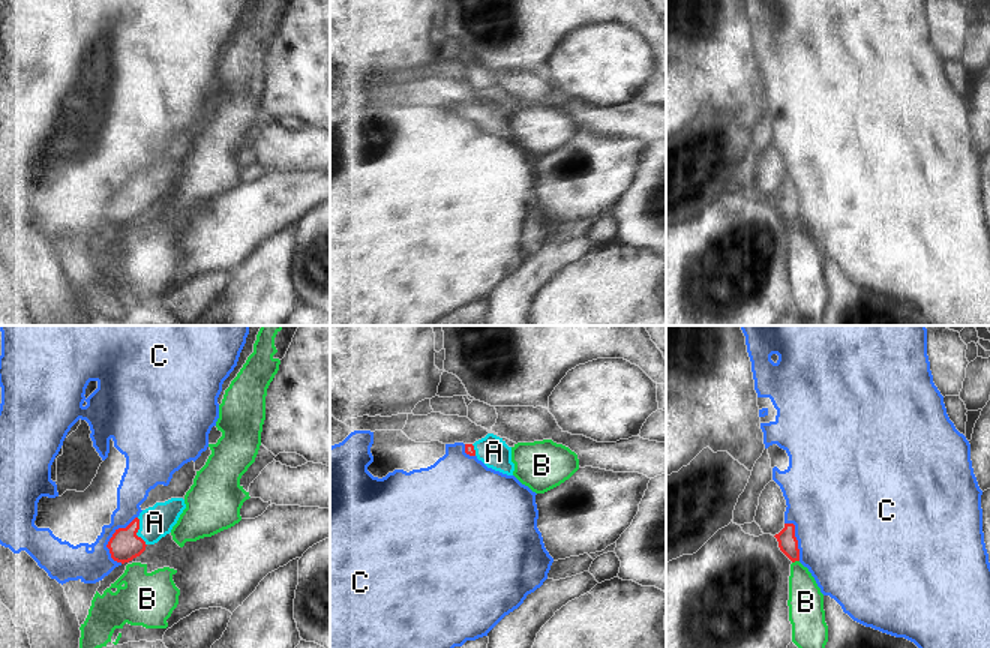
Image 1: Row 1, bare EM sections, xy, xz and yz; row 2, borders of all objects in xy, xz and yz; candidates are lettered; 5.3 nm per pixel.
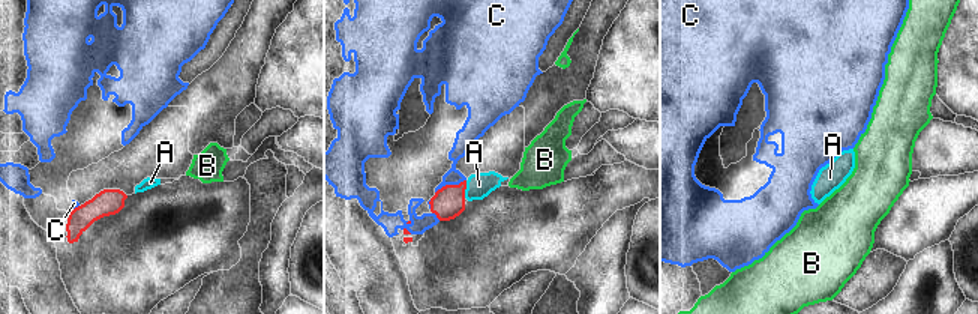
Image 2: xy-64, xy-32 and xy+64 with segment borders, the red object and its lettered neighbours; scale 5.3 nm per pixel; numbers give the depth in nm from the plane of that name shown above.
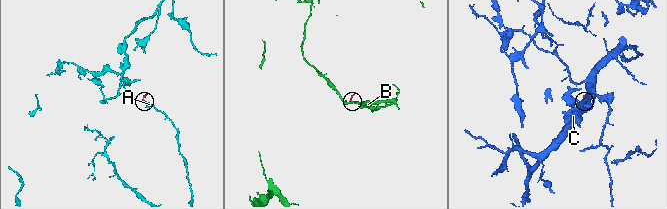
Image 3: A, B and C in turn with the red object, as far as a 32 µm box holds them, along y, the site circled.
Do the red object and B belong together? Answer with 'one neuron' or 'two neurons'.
two neurons

